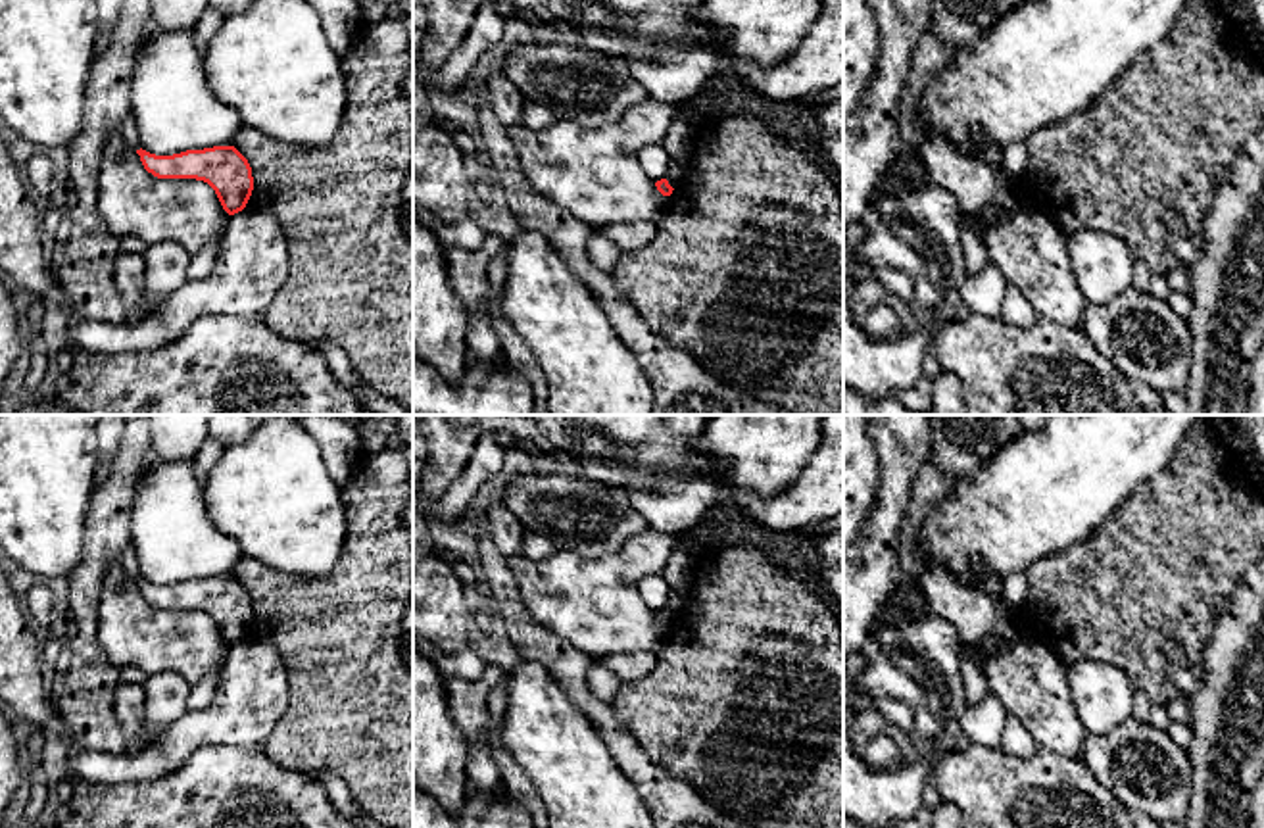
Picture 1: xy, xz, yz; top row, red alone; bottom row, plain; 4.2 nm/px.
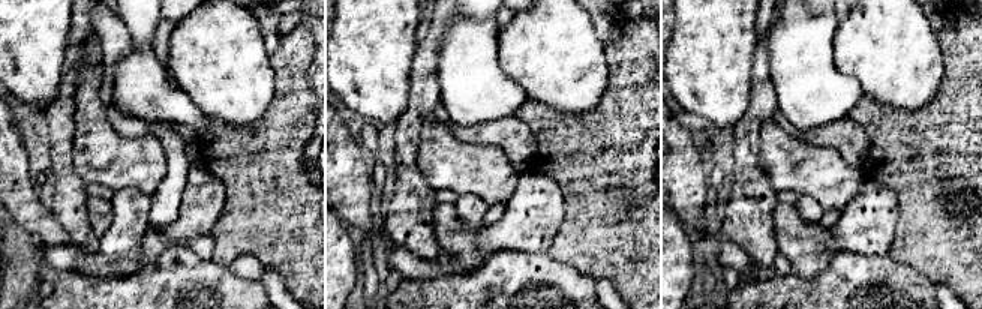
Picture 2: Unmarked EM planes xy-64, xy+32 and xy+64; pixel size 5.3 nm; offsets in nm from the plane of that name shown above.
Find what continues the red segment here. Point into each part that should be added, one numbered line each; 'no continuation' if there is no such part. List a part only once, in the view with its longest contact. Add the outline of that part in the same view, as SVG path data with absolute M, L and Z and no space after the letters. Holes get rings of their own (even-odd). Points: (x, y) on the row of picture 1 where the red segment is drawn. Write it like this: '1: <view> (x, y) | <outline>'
no continuation

